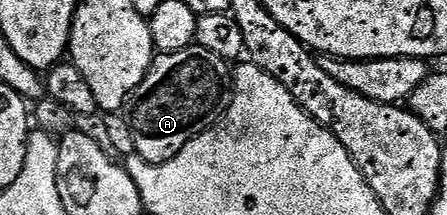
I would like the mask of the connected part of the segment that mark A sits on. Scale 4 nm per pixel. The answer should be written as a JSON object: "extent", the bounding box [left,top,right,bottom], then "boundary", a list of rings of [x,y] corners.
{"extent":[127,46,233,164],"boundary":[[[196,46],[184,48],[178,52],[163,52],[153,57],[153,65],[147,70],[143,82],[127,101],[127,119],[130,132],[134,136],[134,153],[148,162],[149,164],[162,164],[187,142],[191,142],[201,132],[212,128],[229,108],[229,102],[233,99],[233,72],[231,71],[230,61],[219,58],[219,54],[211,54],[211,50],[203,50]]]}

